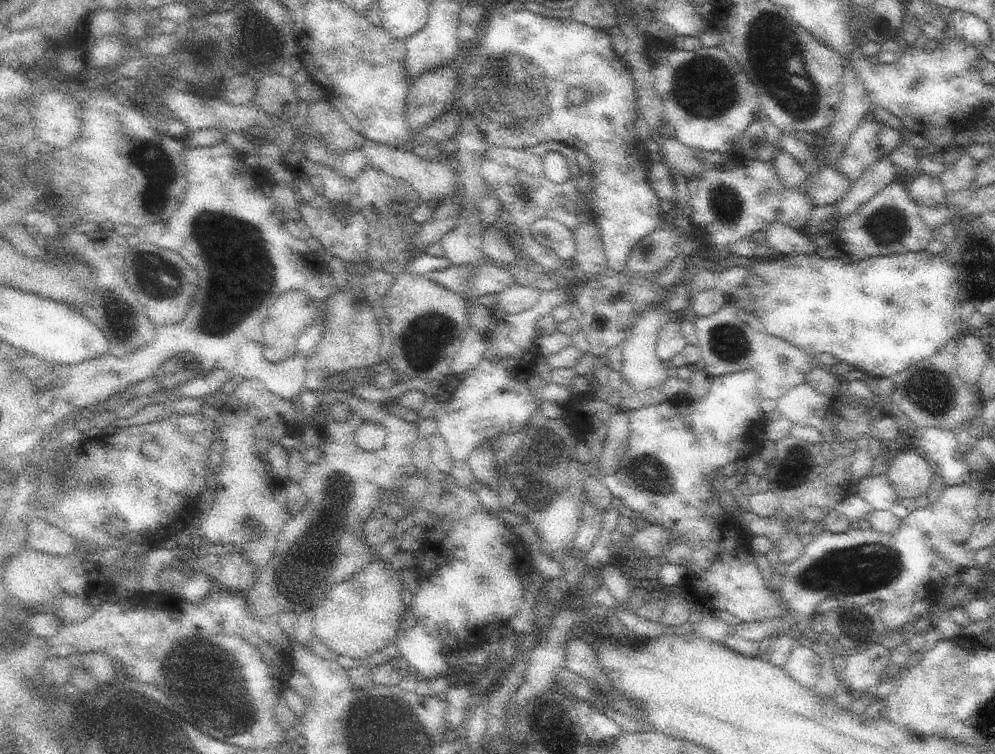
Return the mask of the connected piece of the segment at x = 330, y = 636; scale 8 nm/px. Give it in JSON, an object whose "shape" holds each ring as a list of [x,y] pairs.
{"shape":[[[376,556],[372,562],[364,568],[360,574],[355,574],[351,579],[344,580],[336,584],[324,597],[324,600],[314,607],[314,628],[313,634],[320,638],[330,650],[337,655],[350,656],[350,658],[360,658],[368,660],[373,654],[386,648],[399,640],[402,631],[402,621],[410,616],[410,609],[402,600],[402,592],[405,589],[401,579],[401,570],[397,563],[383,562]]]}

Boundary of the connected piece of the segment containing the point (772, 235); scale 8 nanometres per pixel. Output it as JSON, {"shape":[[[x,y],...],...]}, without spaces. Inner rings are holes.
{"shape":[[[780,221],[772,222],[764,238],[777,254],[812,254],[819,242],[811,239],[806,232],[794,230]]]}

